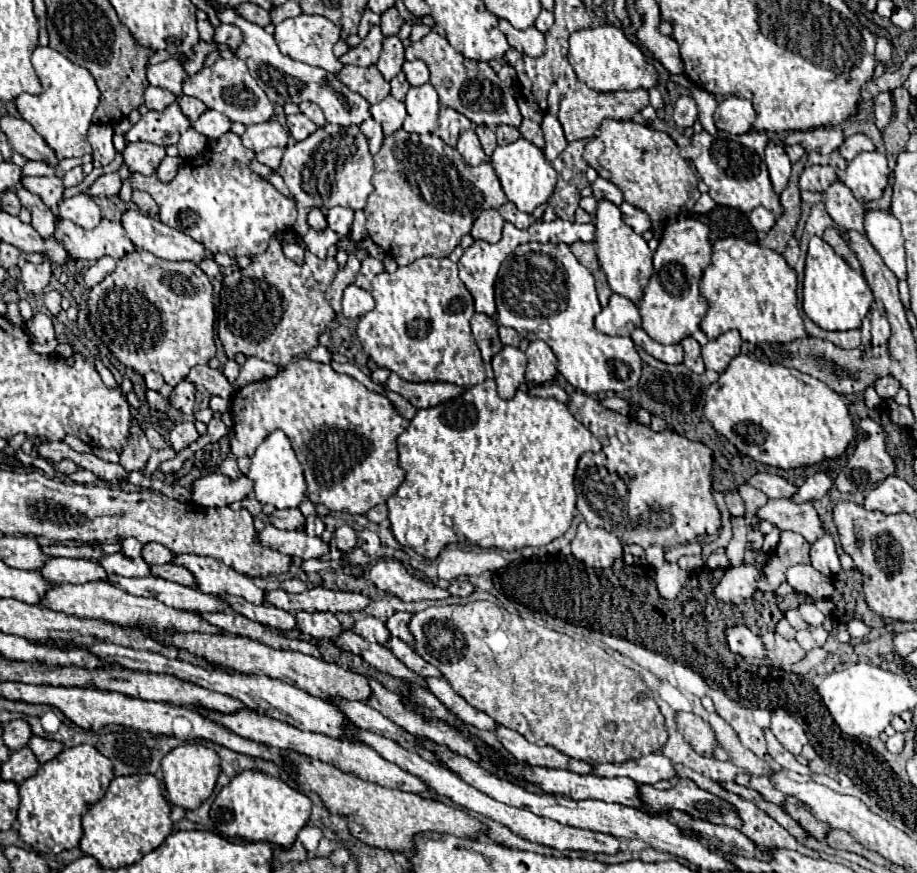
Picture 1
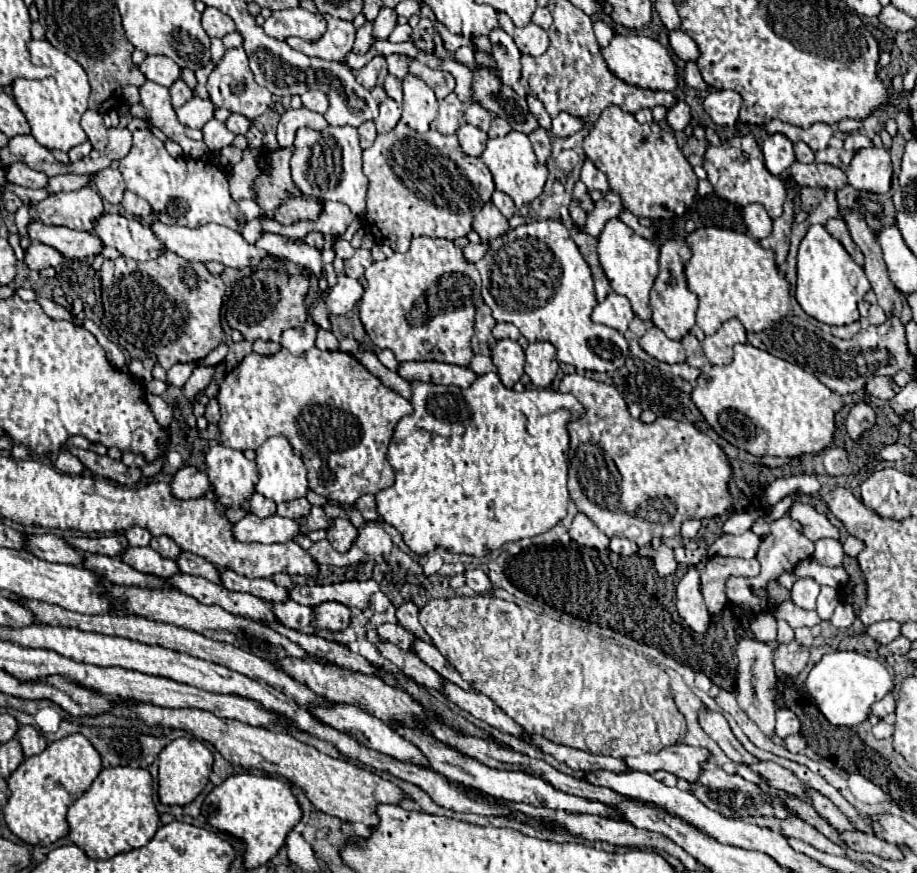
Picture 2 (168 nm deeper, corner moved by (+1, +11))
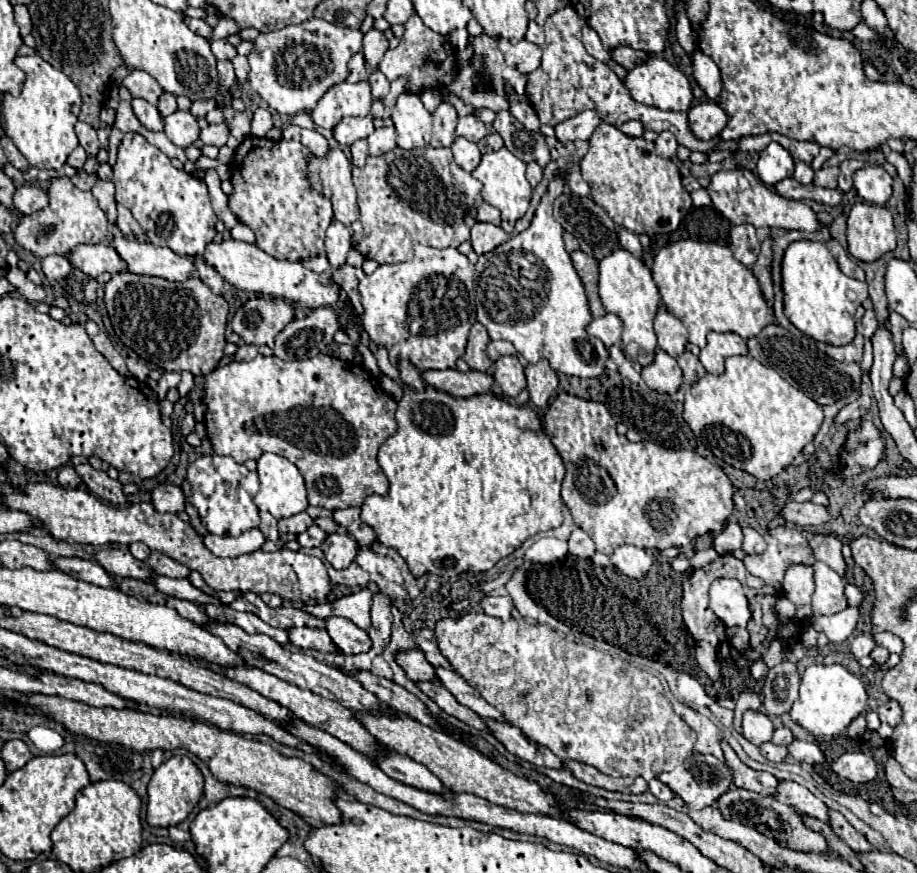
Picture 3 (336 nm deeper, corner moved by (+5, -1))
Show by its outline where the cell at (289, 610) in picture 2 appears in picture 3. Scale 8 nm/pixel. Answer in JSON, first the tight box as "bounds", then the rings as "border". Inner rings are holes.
{"bounds":[288,627,338,653],"border":[[[294,627],[288,631],[290,643],[300,649],[316,649],[322,653],[338,653],[338,647],[332,643],[328,631],[310,629],[310,627]]]}

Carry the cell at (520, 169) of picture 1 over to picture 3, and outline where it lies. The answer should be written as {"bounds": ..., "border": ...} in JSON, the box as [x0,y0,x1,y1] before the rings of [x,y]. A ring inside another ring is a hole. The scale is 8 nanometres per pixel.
{"bounds":[472,147,532,221],"border":[[[502,147],[500,151],[492,151],[482,155],[480,165],[472,171],[472,175],[482,183],[482,199],[490,205],[494,205],[504,221],[518,221],[520,217],[524,217],[530,199],[532,199],[532,187],[526,181],[526,163],[520,161],[518,157],[514,157],[506,147]]]}

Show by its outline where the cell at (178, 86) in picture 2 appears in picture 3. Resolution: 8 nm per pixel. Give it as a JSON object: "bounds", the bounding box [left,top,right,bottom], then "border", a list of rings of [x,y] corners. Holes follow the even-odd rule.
{"bounds":[158,93,176,117],"border":[[[162,93],[162,97],[158,99],[158,111],[162,117],[168,117],[170,113],[174,113],[176,107],[176,97],[172,93]]]}

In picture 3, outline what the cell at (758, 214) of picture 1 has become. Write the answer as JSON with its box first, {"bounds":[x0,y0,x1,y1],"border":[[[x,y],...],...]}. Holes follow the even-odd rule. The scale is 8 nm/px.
{"bounds":[730,225,760,269],"border":[[[736,225],[730,231],[730,247],[736,257],[744,267],[752,269],[758,253],[760,253],[760,241],[756,237],[756,229],[752,225]]]}

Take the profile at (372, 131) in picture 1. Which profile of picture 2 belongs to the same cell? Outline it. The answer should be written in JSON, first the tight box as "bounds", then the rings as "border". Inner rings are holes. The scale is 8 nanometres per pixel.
{"bounds":[358,121,376,149],"border":[[[364,121],[360,127],[358,127],[358,133],[360,133],[360,145],[362,149],[368,149],[374,139],[376,139],[376,127],[374,127],[374,121]]]}

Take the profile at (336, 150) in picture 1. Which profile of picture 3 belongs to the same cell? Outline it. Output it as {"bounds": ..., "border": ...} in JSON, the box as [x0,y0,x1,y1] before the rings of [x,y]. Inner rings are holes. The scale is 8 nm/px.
{"bounds":[310,149,358,225],"border":[[[330,149],[324,159],[312,155],[310,175],[316,191],[328,195],[334,207],[334,219],[352,225],[358,219],[356,189],[352,185],[352,165],[344,151]]]}

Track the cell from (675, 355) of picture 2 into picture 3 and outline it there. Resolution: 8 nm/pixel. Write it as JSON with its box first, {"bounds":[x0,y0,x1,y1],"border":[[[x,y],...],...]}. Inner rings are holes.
{"bounds":[642,349,682,395],"border":[[[662,349],[656,351],[654,363],[642,369],[642,377],[650,389],[668,395],[674,395],[682,385],[682,369],[678,367],[676,359]]]}

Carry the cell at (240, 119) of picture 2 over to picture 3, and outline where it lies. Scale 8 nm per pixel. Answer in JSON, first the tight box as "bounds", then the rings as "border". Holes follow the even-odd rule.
{"bounds":[200,123,228,147],"border":[[[222,123],[222,125],[208,125],[206,129],[200,131],[200,141],[204,145],[222,147],[222,145],[226,145],[226,139],[228,139],[228,127],[226,127],[226,123]]]}

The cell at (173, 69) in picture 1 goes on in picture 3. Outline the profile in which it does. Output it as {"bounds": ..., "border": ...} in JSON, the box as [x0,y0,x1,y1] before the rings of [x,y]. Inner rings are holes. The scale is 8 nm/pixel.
{"bounds":[122,71,164,105],"border":[[[132,71],[128,77],[124,77],[122,87],[126,87],[132,97],[142,97],[154,105],[158,97],[164,93],[162,87],[156,83],[156,79],[144,71]]]}

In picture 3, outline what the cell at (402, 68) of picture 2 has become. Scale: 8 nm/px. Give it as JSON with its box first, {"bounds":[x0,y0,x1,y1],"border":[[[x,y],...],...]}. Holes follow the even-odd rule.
{"bounds":[368,71,390,99],"border":[[[372,71],[372,73],[368,75],[368,83],[370,83],[370,91],[372,91],[372,97],[374,97],[374,99],[384,97],[384,95],[388,93],[388,89],[390,89],[388,79],[386,79],[384,73],[380,73],[380,71]]]}

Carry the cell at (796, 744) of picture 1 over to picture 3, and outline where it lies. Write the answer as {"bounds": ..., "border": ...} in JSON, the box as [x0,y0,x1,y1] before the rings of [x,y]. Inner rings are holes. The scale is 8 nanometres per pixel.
{"bounds":[772,727,792,747],"border":[[[778,727],[778,729],[774,731],[772,743],[774,743],[774,745],[784,745],[784,747],[788,747],[788,745],[792,743],[792,731],[790,731],[788,727]]]}

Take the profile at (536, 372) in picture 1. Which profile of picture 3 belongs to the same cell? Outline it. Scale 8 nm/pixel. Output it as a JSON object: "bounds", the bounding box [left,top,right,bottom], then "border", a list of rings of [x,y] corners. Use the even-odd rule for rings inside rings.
{"bounds":[526,359,558,409],"border":[[[544,359],[526,367],[526,379],[528,379],[530,401],[536,407],[544,409],[550,401],[550,395],[558,387],[558,375],[550,369],[550,363]]]}

